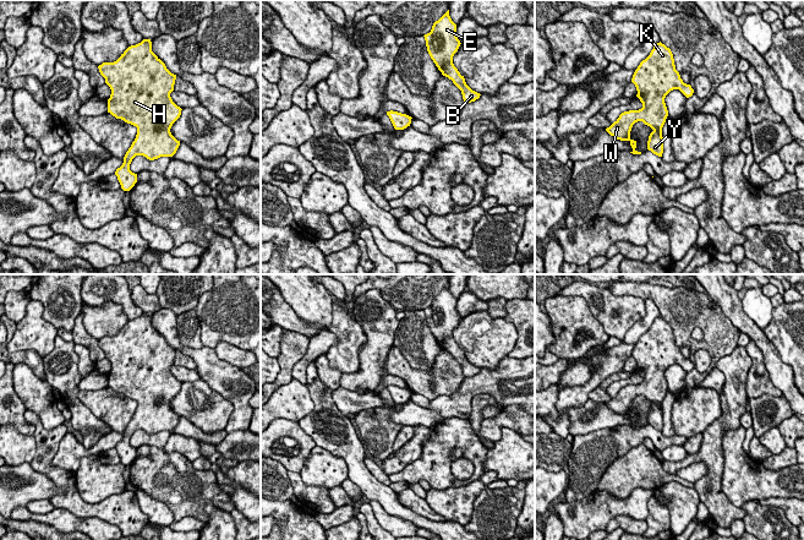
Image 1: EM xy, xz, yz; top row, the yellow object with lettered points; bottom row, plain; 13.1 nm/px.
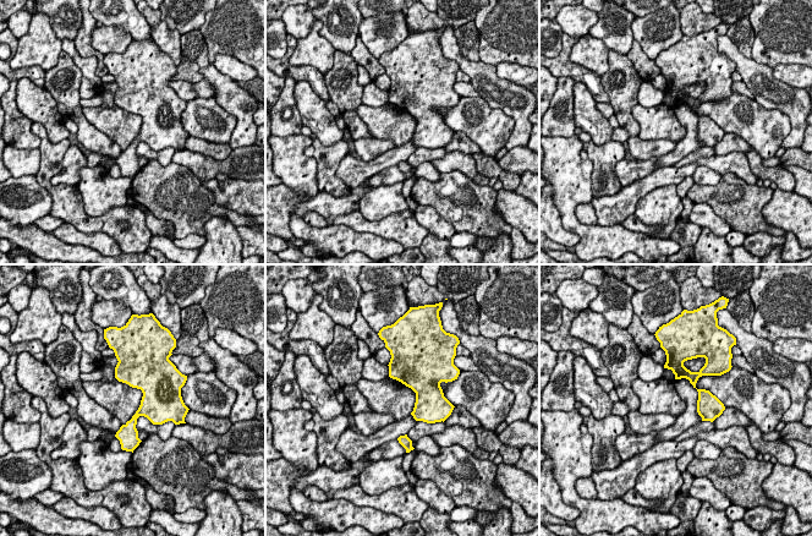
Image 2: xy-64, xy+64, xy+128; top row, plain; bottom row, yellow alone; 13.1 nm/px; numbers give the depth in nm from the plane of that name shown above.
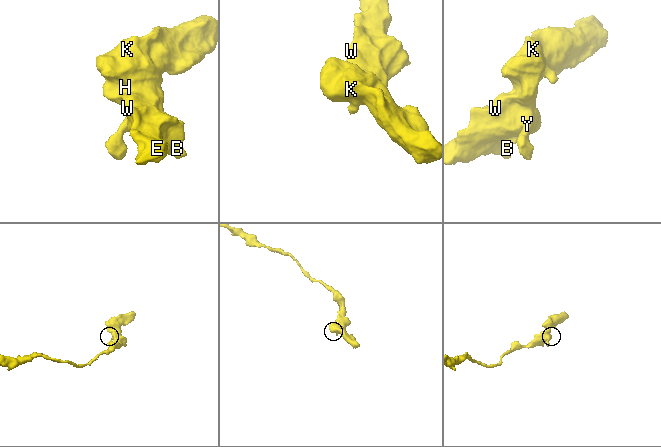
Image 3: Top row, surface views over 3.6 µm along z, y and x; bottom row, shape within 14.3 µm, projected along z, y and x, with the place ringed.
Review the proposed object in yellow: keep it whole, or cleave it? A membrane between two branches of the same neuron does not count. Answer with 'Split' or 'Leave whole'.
Leave whole

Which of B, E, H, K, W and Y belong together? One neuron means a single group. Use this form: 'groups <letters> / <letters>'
groups B E H K W Y

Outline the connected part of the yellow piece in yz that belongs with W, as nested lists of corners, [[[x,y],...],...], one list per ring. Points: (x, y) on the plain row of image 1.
[[[661,316],[640,337],[633,349],[631,356],[636,361],[636,371],[642,377],[642,382],[622,387],[606,405],[616,414],[629,415],[633,422],[630,427],[641,429],[641,426],[635,424],[636,415],[630,413],[630,405],[635,397],[642,396],[653,404],[649,410],[647,424],[662,431],[662,402],[668,391],[664,372],[673,364],[679,364],[689,372],[693,370],[694,364],[690,359],[683,356],[679,347],[676,344],[671,323]]]

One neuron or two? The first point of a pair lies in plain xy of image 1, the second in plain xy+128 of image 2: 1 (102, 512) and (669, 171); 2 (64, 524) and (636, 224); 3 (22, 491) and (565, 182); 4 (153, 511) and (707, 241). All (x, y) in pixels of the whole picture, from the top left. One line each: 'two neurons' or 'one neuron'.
1: two neurons
2: two neurons
3: two neurons
4: two neurons

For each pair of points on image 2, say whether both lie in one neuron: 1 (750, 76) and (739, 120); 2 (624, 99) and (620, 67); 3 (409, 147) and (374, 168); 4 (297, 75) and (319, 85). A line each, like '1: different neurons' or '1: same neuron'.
1: different neurons
2: same neuron
3: same neuron
4: same neuron

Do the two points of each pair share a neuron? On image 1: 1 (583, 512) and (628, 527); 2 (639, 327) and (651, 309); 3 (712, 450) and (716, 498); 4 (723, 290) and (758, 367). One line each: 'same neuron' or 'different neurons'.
1: different neurons
2: same neuron
3: same neuron
4: different neurons

